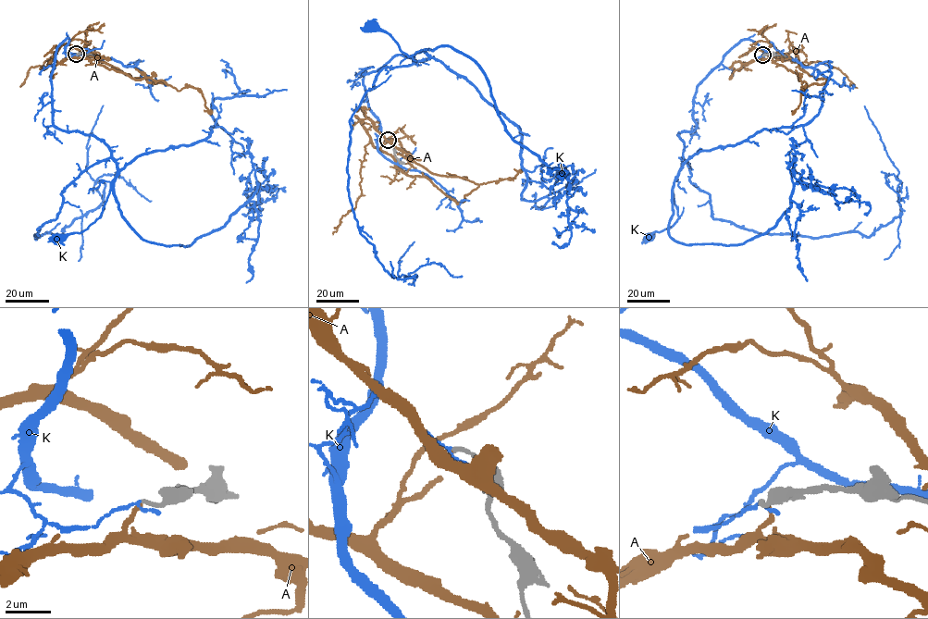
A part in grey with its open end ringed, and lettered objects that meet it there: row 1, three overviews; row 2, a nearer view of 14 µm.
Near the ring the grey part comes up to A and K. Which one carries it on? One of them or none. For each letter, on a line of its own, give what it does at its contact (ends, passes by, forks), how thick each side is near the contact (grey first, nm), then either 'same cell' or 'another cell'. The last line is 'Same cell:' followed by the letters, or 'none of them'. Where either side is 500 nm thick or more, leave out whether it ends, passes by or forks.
A: it passes by; 170 nm thick on the grey side, 130 nm on the other; same cell
K: it passes by; 170 nm thick on the grey side, 110 nm on the other; another cell
Same cell: A

